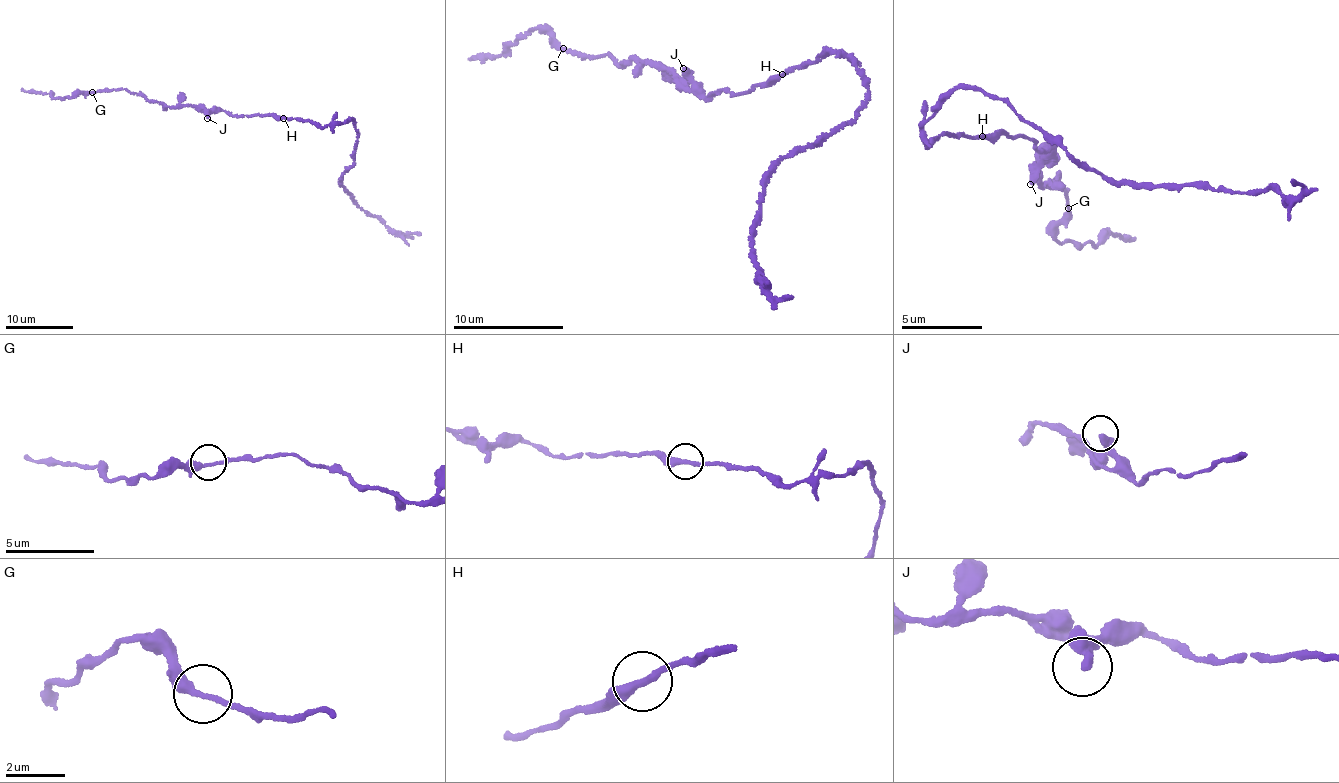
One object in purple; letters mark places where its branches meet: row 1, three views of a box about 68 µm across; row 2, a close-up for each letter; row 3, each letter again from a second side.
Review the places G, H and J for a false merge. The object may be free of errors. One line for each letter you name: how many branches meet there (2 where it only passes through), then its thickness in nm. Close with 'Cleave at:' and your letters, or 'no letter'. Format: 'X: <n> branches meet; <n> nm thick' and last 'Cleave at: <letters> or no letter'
H: 2 branches meet; 280 nm thick
Cleave at: H

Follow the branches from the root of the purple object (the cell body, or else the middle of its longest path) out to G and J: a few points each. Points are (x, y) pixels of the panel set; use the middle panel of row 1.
G: (782, 74), (748, 91), (700, 98), (671, 70), (563, 48)
J: (782, 74), (753, 85), (748, 91), (732, 95), (724, 90), (706, 98), (683, 68)

